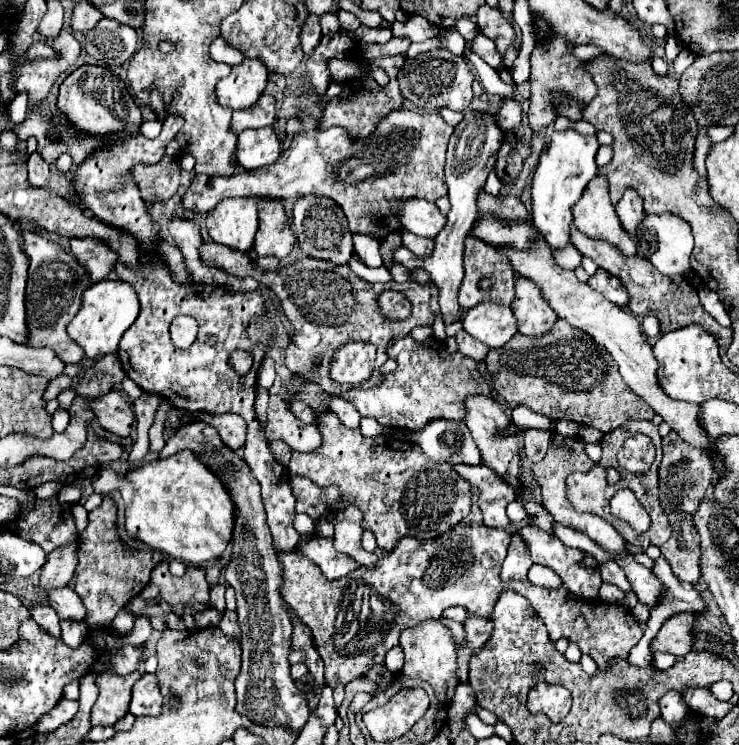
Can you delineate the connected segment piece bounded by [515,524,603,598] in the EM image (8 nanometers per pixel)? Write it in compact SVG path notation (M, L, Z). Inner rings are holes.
M525 526L525 528L519 528L519 530L515 530L521 538L523 538L523 542L527 544L527 550L529 550L529 556L531 556L531 560L535 562L535 564L543 564L543 566L549 566L549 568L553 568L559 576L561 576L561 580L563 580L563 584L573 592L573 594L577 594L577 596L581 596L581 598L597 598L597 594L599 594L599 588L601 588L601 576L599 576L599 566L595 566L595 568L587 568L587 566L581 566L581 562L583 562L583 558L585 558L585 552L583 550L575 550L575 548L567 548L559 538L555 538L553 534L549 534L549 532L543 532L541 528L535 528L535 526Z

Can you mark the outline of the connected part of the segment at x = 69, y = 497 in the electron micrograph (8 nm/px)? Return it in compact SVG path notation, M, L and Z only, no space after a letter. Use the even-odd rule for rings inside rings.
M63 486L59 490L57 498L59 498L59 502L71 502L71 504L75 504L81 498L81 488L79 486Z

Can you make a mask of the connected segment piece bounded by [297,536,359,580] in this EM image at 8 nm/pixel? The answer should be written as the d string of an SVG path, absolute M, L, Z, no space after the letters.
M317 536L301 538L297 548L303 556L311 558L329 580L339 580L339 578L347 576L349 572L353 572L355 568L359 568L359 564L355 564L355 560L351 560L349 556L343 556L343 552L335 550L333 538L317 538Z

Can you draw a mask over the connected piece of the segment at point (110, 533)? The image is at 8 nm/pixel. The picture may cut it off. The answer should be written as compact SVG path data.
M107 496L103 498L99 508L89 512L89 526L79 536L77 544L79 544L79 564L77 564L77 572L75 572L75 592L79 594L83 606L87 608L87 620L85 622L87 622L89 628L109 626L113 622L113 618L117 616L117 612L121 612L135 596L139 596L139 592L143 592L143 588L149 584L151 570L159 562L165 560L165 556L161 552L139 550L139 548L125 550L121 546L121 538L117 534L117 504L111 498L107 498Z

